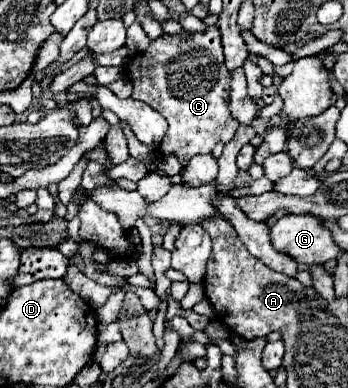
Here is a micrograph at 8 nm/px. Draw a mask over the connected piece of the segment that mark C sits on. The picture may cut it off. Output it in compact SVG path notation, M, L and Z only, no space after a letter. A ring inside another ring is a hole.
M209 26L207 32L189 34L187 38L165 34L153 40L149 48L137 54L127 66L127 76L133 82L131 98L147 102L169 124L159 150L163 154L175 154L183 166L187 166L191 156L211 152L217 142L229 142L239 128L227 106L231 74L221 62L219 30L217 26ZM157 62L165 62L165 66L157 70Z

